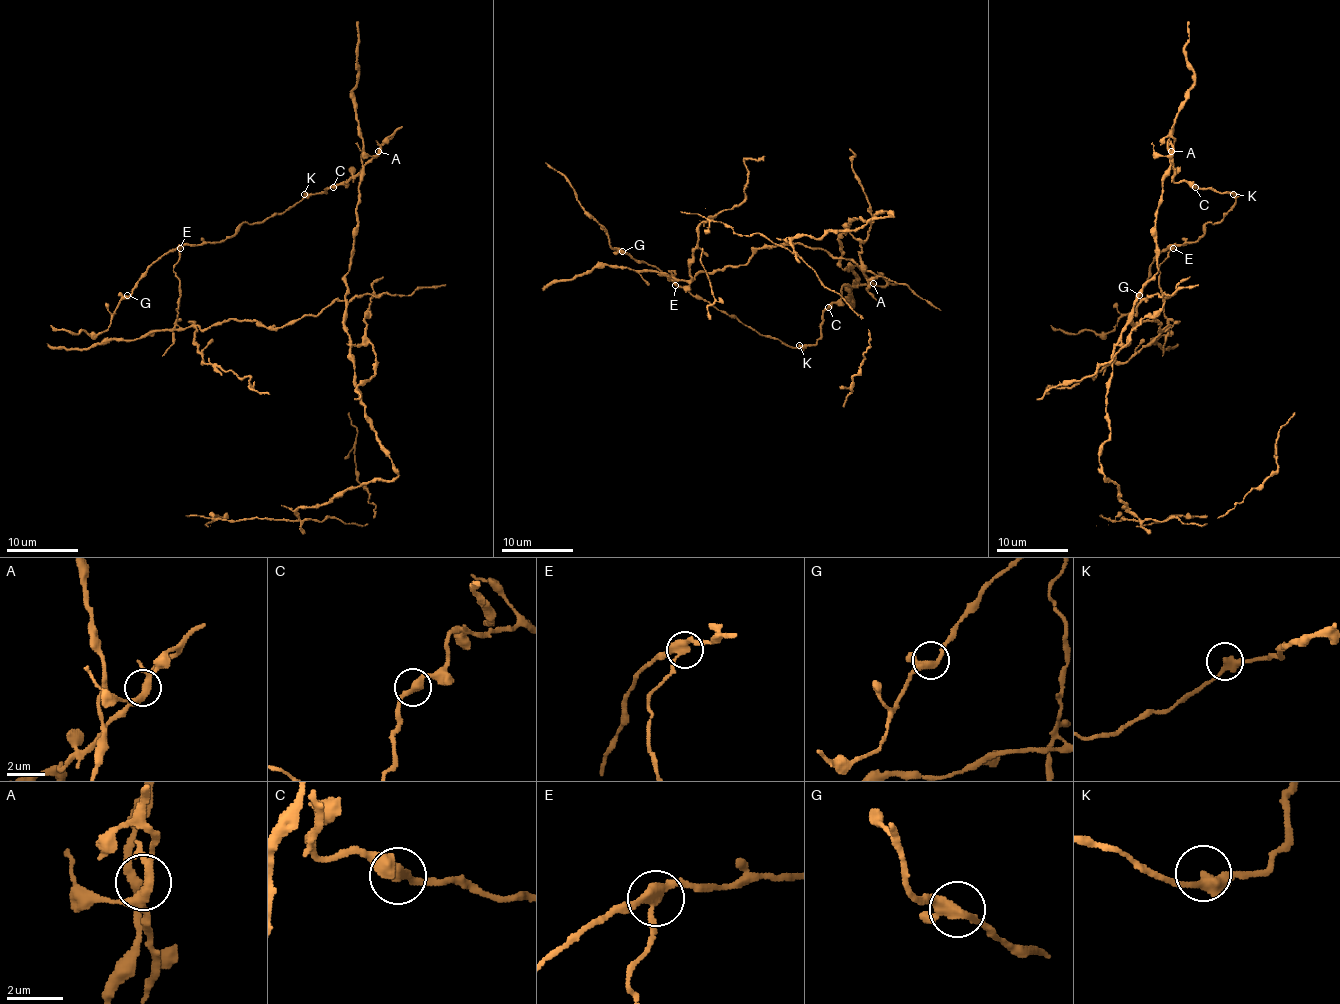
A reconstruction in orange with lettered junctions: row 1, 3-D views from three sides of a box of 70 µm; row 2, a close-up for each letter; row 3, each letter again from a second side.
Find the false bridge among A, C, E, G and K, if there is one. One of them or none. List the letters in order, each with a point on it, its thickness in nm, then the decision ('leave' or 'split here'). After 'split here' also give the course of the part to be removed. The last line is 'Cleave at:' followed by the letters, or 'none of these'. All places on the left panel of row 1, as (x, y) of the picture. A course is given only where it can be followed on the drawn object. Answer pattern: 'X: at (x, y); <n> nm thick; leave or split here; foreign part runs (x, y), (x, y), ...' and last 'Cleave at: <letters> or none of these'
A: at (378, 151); 280 nm thick; leave
C: at (333, 187); 340 nm thick; leave
E: at (180, 248); 300 nm thick; split here; foreign part runs (180, 248), (182, 328), (378, 297), (355, 385), (398, 475), (302, 520), (374, 515), (347, 412)
G: at (127, 295); 280 nm thick; leave
K: at (304, 194); 440 nm thick; leave
Cleave at: E

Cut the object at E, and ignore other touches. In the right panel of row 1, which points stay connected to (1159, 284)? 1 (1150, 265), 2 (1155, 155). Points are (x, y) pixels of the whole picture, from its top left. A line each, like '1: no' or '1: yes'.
1: no
2: no

